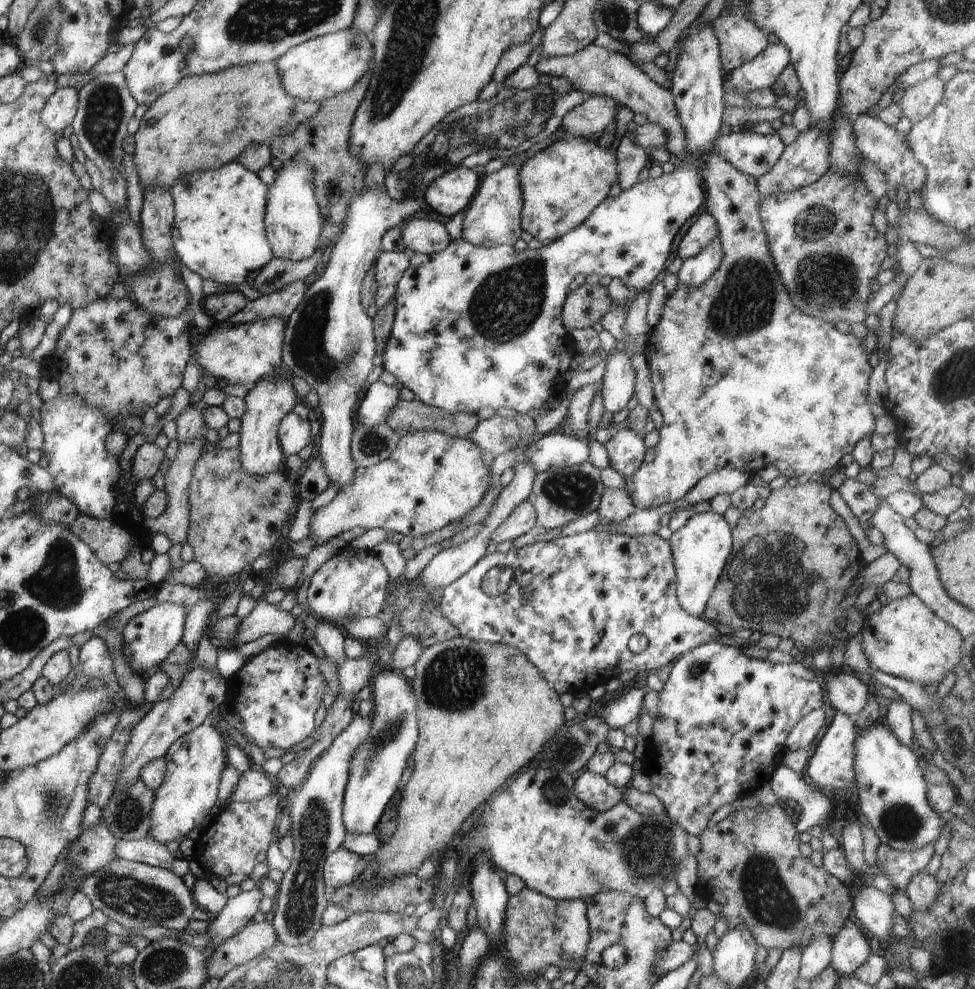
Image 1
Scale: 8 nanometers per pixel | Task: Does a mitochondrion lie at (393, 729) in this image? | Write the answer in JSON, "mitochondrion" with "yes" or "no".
{"mitochondrion":"yes"}

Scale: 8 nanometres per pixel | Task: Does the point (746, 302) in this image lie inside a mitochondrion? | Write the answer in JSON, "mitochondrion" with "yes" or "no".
{"mitochondrion":"yes"}

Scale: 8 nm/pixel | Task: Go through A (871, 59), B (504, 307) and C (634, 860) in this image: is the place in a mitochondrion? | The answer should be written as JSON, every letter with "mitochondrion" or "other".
{"A":"other","B":"mitochondrion","C":"mitochondrion"}

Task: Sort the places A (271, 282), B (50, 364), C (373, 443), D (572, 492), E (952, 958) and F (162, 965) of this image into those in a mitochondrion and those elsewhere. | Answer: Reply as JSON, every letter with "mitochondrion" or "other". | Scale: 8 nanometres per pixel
{"A":"other","B":"other","C":"mitochondrion","D":"mitochondrion","E":"other","F":"mitochondrion"}

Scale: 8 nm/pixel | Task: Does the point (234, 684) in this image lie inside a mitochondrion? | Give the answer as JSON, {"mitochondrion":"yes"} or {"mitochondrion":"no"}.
{"mitochondrion":"no"}

